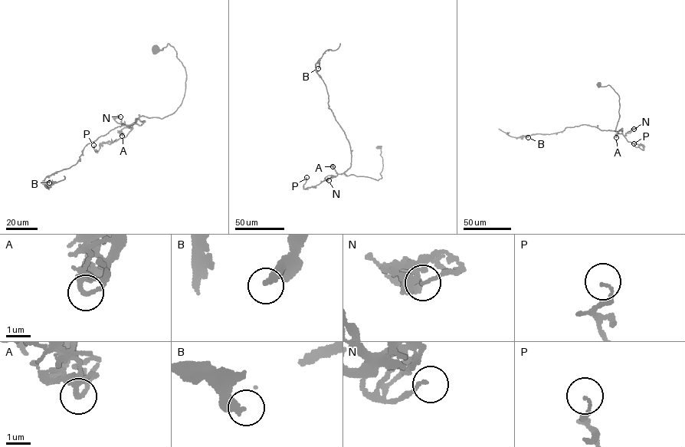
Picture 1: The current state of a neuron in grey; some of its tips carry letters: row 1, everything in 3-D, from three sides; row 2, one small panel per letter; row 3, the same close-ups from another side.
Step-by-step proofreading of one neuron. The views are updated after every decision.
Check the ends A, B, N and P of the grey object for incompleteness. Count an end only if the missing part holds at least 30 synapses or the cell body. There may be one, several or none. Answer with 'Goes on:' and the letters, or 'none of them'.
Goes on: none of them

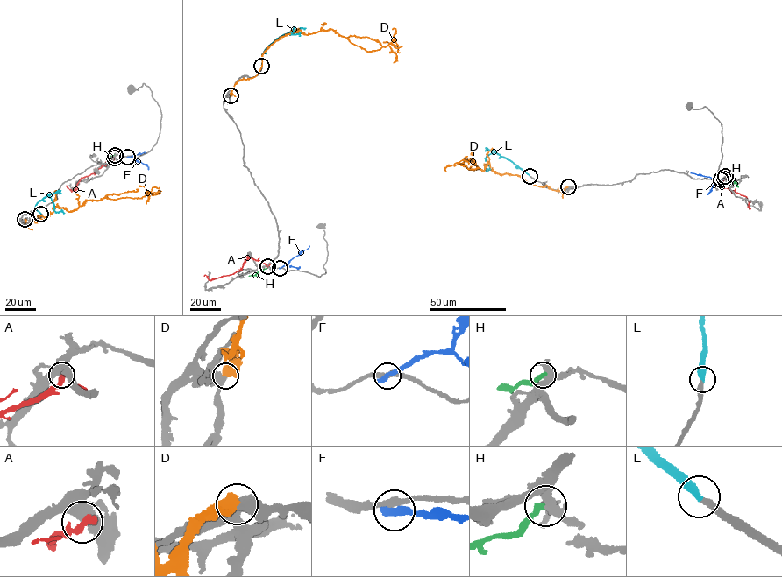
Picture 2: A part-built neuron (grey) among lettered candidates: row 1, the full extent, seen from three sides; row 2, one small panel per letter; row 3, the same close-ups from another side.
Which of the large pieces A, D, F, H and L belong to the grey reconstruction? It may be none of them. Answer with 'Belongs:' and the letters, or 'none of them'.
Belongs: L

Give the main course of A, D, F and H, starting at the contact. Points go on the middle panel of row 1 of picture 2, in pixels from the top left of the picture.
A: (266, 266), (249, 257), (242, 269), (231, 274), (210, 280), (204, 276)
D: (231, 95), (236, 83), (259, 71), (264, 52), (294, 32), (333, 30), (371, 52), (394, 37), (400, 52)
F: (280, 268), (309, 245)
H: (268, 266), (249, 276)

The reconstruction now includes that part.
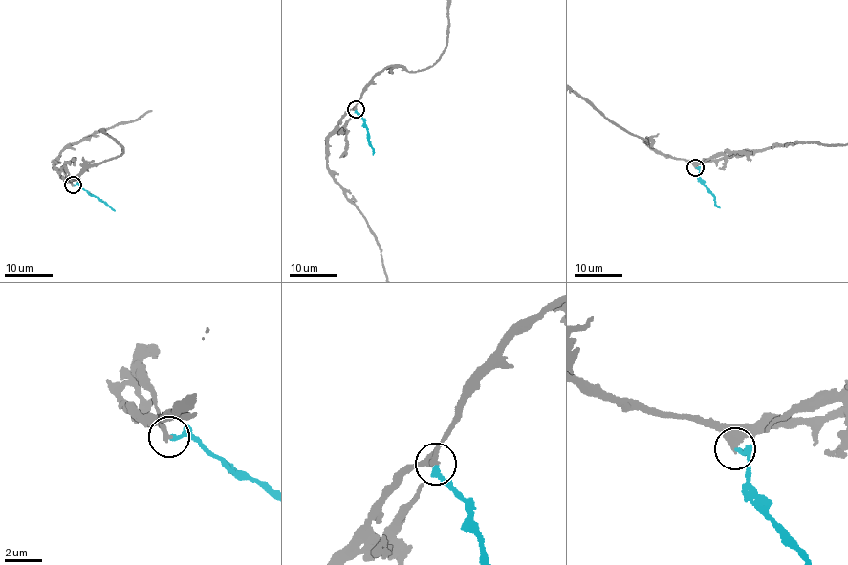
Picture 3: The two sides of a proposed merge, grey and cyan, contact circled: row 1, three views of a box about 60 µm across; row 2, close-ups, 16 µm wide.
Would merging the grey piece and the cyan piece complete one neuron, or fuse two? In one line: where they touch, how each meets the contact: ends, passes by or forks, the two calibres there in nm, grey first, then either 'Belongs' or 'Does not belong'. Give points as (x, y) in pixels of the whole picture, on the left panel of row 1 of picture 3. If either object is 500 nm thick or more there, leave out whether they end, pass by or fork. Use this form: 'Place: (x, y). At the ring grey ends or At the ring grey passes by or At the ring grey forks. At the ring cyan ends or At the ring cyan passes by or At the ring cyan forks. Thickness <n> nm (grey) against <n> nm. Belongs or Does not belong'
Place: (73, 184). At the ring grey ends. At the ring cyan ends. Thickness 400 nm (grey) against 240 nm. Belongs

